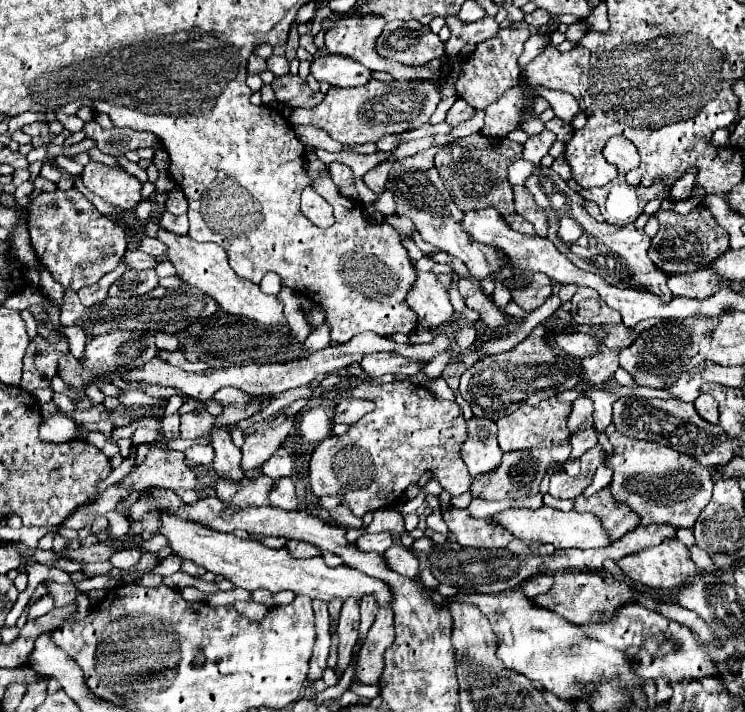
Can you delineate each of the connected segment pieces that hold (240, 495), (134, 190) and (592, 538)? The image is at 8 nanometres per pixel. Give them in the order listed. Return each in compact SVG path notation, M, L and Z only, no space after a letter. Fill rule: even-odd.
M259 474L255 480L243 478L239 482L235 480L219 480L217 482L217 496L221 500L227 500L233 506L247 506L247 504L259 504L267 506L269 504L269 492L273 490L275 482Z
M89 162L81 172L81 180L87 190L119 208L133 210L141 202L141 182L123 166Z
M541 506L537 510L505 510L499 512L497 516L493 516L493 520L501 522L513 536L521 538L521 540L539 540L539 542L549 542L555 548L597 548L597 546L611 546L613 540L609 538L609 534L605 532L601 520L595 514L589 512L561 512L555 508L547 508Z

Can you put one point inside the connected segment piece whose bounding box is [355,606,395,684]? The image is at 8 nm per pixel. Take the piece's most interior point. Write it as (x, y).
(381, 635)

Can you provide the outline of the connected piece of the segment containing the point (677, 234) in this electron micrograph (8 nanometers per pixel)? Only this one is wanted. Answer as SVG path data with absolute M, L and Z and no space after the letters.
M699 206L685 216L673 210L659 208L655 216L659 220L659 232L651 242L649 258L663 272L671 272L671 274L695 272L709 266L713 260L717 260L721 254L729 250L729 234L717 224L713 214L705 206Z

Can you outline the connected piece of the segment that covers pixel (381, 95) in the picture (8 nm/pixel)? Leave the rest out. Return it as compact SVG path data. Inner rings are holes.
M371 80L371 84L365 84L361 88L331 86L329 92L325 94L325 100L319 106L311 110L295 108L293 114L289 116L289 122L311 124L315 128L321 128L341 144L367 144L377 142L387 134L427 124L437 104L439 104L439 84L431 86L423 82L399 82L399 80L387 84Z

